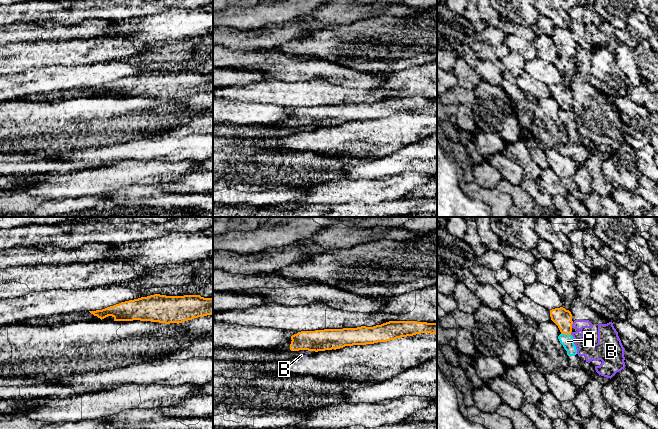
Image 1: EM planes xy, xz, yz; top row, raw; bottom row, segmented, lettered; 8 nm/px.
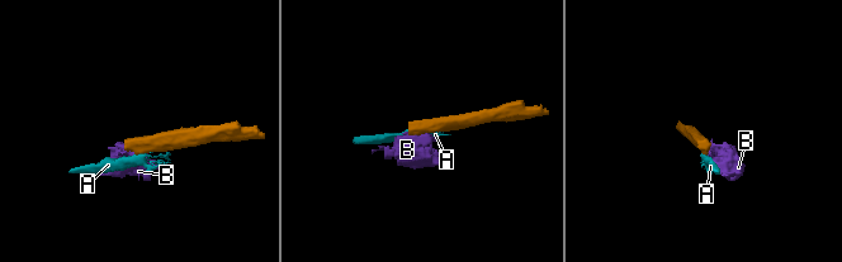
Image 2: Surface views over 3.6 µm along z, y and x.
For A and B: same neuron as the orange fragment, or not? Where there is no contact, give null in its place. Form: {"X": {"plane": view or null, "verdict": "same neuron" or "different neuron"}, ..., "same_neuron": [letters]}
{"A": {"plane": "yz", "verdict": "different neuron"}, "B": {"plane": "yz", "verdict": "different neuron"}, "same_neuron": []}

